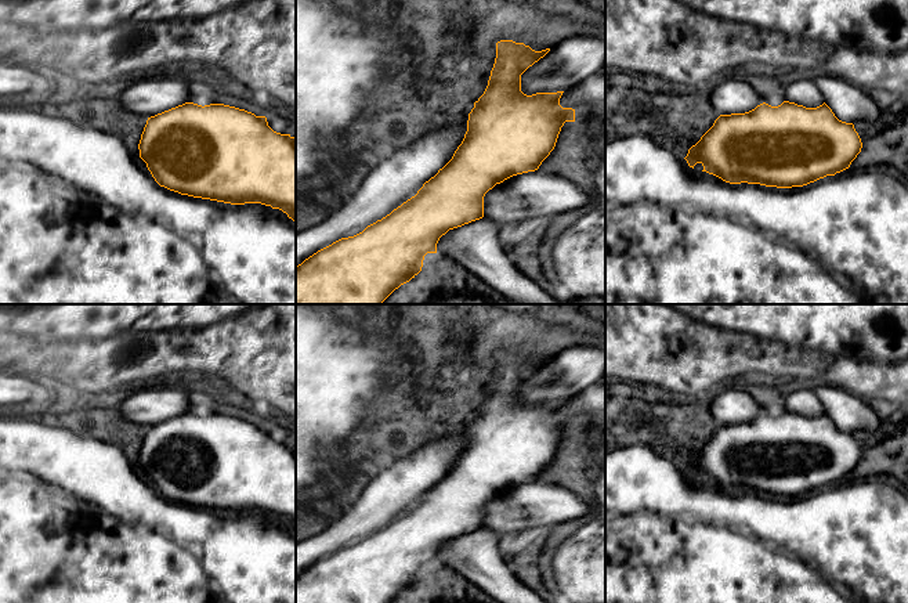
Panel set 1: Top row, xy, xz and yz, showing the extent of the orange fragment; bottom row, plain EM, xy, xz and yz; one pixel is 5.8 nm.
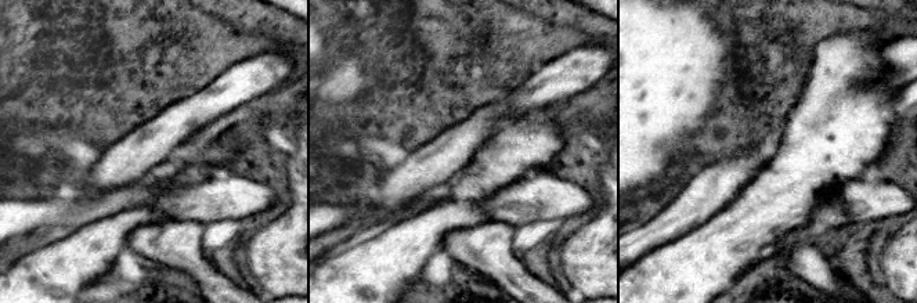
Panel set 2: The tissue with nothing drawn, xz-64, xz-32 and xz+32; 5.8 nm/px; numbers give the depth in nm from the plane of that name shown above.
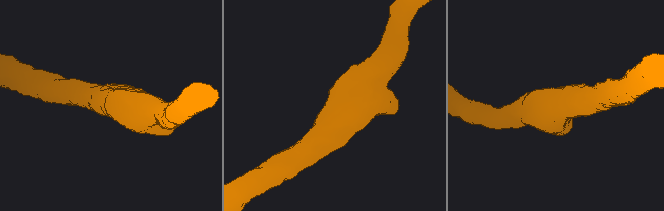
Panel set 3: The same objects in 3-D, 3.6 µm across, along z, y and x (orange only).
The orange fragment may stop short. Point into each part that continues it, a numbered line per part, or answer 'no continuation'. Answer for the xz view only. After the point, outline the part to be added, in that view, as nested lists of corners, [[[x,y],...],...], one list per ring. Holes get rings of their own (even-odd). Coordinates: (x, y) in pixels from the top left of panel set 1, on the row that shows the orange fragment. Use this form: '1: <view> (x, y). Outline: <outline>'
1: xz (394, 179). Outline: [[[474,104],[467,106],[457,122],[434,130],[415,141],[410,147],[390,152],[387,156],[375,162],[370,173],[362,180],[361,187],[347,202],[337,206],[323,221],[296,234],[296,267],[318,250],[341,239],[352,228],[370,225],[381,220],[415,196],[423,184],[434,177],[438,170],[452,159],[455,151],[464,138],[469,113],[473,108]]]

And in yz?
1: yz (729, 96). Outline: [[[735,76],[716,79],[709,86],[709,93],[712,106],[719,116],[745,113],[764,102],[759,93],[746,80]]]

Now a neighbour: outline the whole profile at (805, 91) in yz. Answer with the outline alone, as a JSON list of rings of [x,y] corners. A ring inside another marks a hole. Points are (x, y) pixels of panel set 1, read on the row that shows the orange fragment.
[[[800,79],[789,83],[785,89],[785,98],[806,108],[817,108],[825,102],[821,90],[813,79]]]

